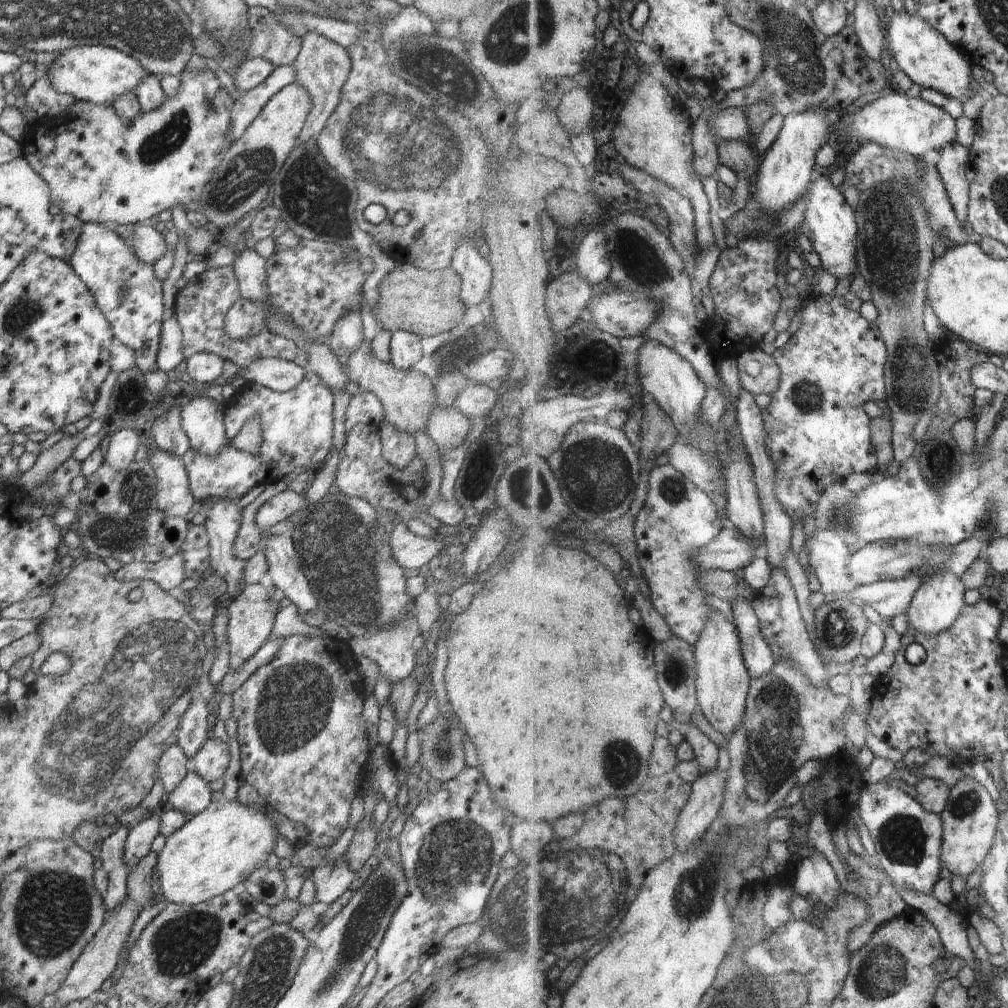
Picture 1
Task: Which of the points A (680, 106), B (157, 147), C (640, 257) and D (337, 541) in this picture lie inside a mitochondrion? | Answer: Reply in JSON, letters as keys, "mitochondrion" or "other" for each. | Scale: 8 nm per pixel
{"A":"other","B":"mitochondrion","C":"mitochondrion","D":"mitochondrion"}

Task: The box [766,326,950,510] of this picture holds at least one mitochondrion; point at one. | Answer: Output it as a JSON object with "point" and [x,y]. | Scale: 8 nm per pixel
{"point":[808,398]}

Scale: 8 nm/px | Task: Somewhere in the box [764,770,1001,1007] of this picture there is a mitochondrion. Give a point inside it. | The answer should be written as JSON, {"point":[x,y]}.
{"point":[883,973]}

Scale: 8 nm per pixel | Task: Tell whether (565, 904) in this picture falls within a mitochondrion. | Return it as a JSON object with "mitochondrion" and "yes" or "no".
{"mitochondrion":"yes"}

